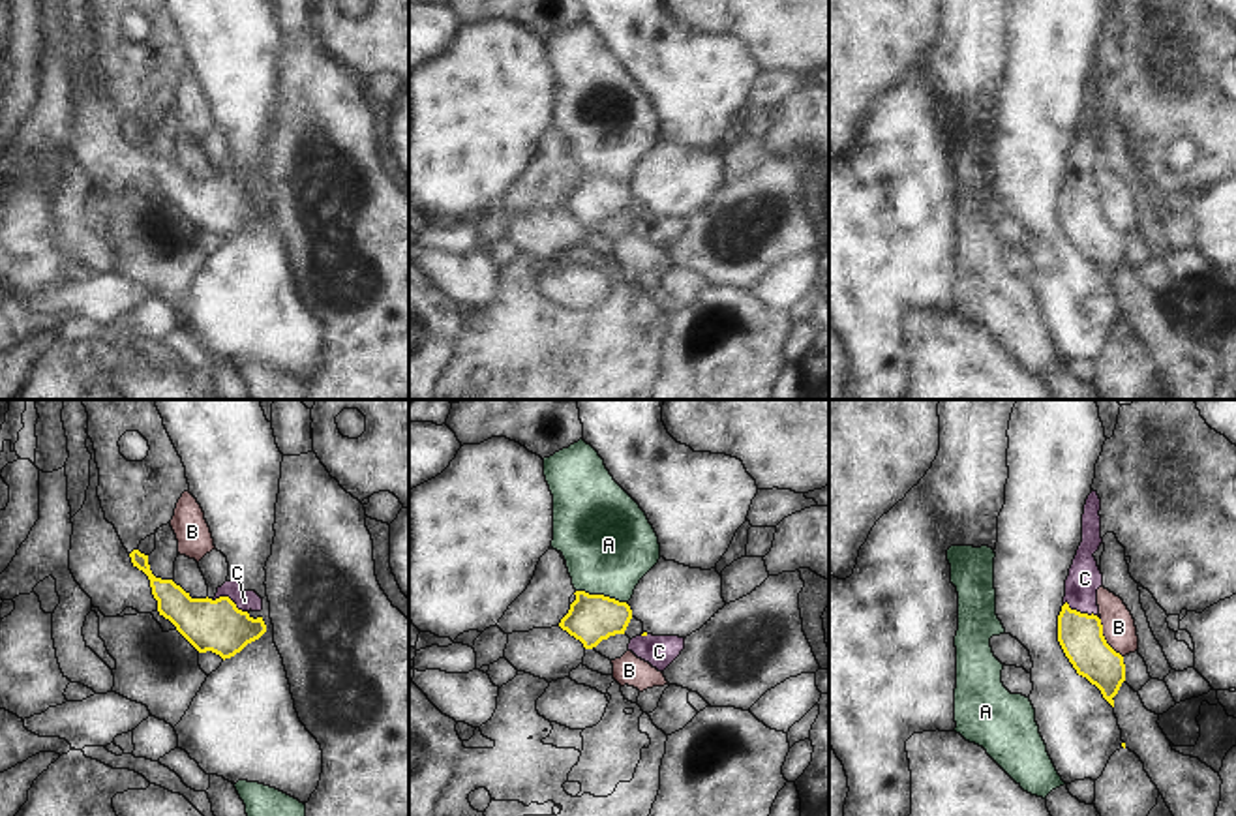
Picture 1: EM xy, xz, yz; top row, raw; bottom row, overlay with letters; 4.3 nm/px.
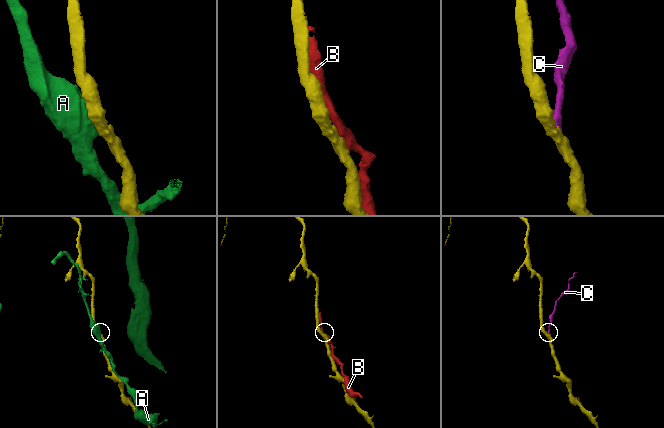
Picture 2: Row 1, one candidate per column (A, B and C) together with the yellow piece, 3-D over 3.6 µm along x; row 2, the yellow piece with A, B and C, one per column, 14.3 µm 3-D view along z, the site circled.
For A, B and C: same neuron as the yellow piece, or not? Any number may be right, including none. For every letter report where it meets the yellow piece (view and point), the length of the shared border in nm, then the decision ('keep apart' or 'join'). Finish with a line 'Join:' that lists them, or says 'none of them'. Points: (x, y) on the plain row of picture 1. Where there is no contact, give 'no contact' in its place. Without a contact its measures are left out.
A: xz (602, 175) | 240 nm | keep apart
B: yz (1103, 218) | 200 nm | keep apart
C: xy (229, 179) | 170 nm | join
Join: C

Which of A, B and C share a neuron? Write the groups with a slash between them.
A / B / C

